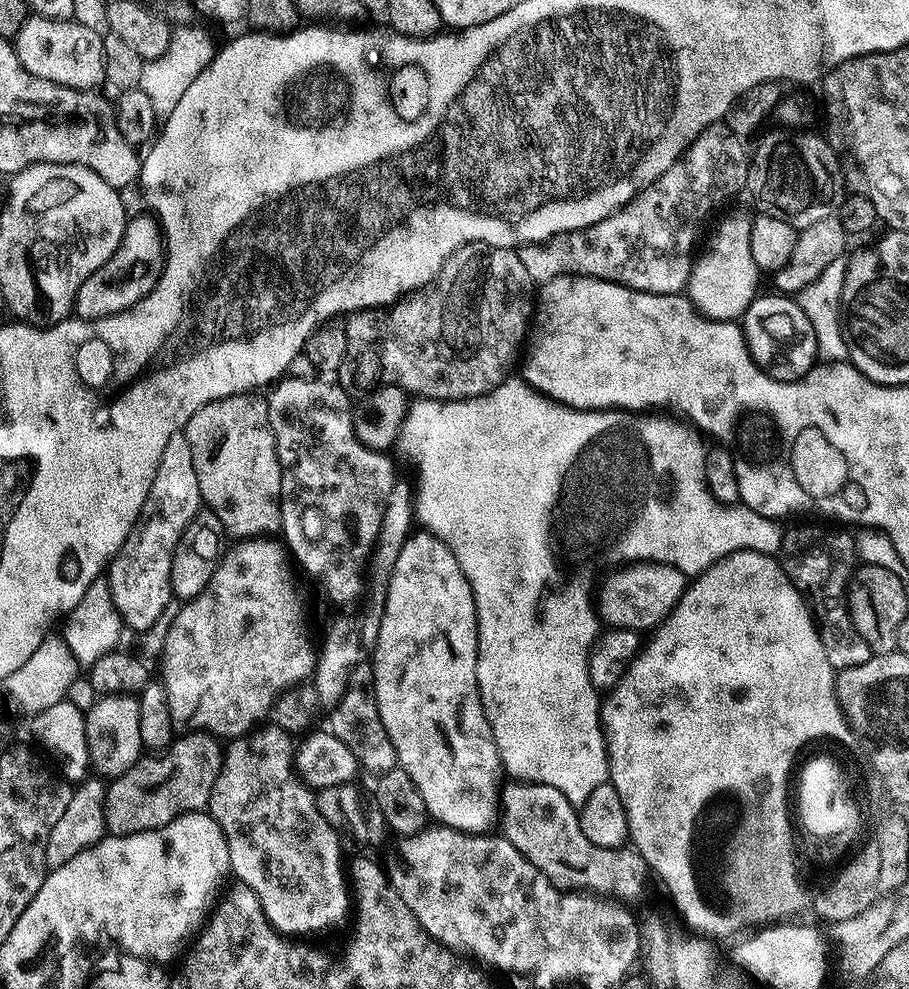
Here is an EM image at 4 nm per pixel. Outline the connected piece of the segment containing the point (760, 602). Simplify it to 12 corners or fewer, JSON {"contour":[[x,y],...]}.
{"contour":[[768,554],[685,587],[603,697],[631,847],[722,923],[696,823],[742,805],[756,926],[799,913],[776,807],[844,732],[816,623]]}

